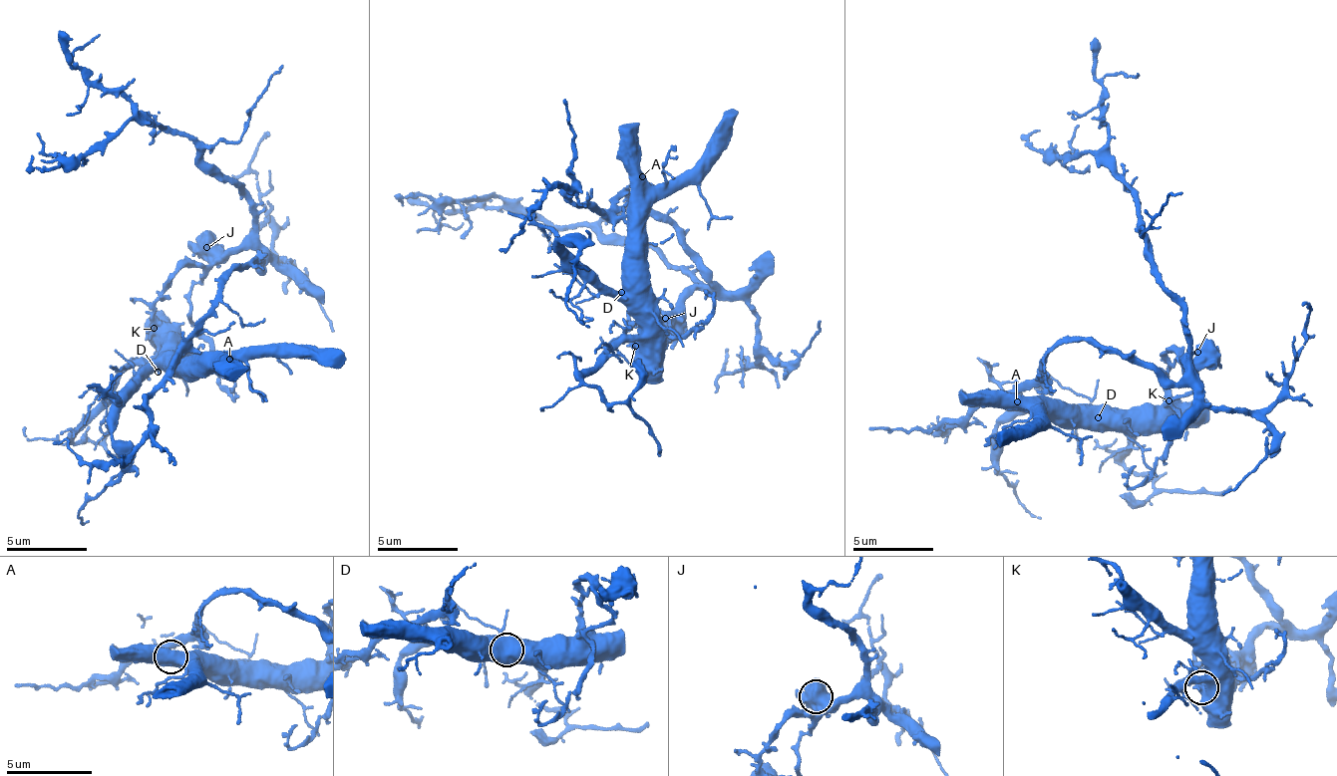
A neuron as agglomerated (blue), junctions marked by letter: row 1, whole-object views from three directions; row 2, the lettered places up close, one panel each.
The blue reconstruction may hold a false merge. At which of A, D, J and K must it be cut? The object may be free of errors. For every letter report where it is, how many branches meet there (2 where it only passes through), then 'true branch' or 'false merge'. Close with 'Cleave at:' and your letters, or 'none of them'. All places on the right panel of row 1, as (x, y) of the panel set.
A: (1017, 401) | 2 | true branch
D: (1098, 417) | 2 | true branch
J: (1197, 352) | 2 | true branch
K: (1169, 400) | 2 | false merge
Cleave at: K

